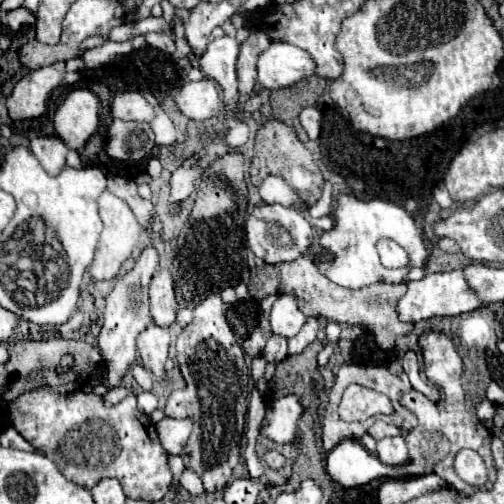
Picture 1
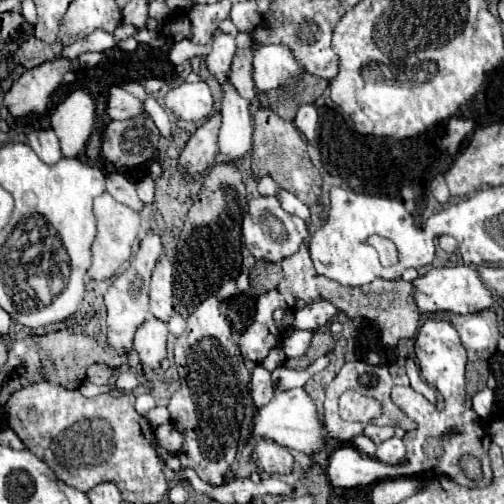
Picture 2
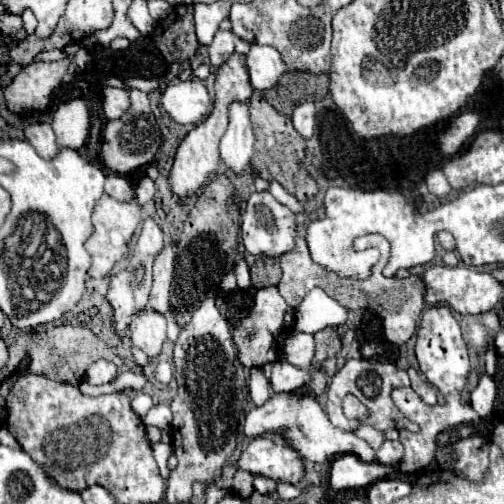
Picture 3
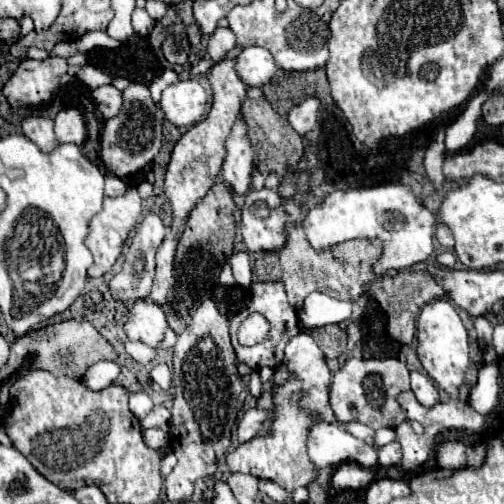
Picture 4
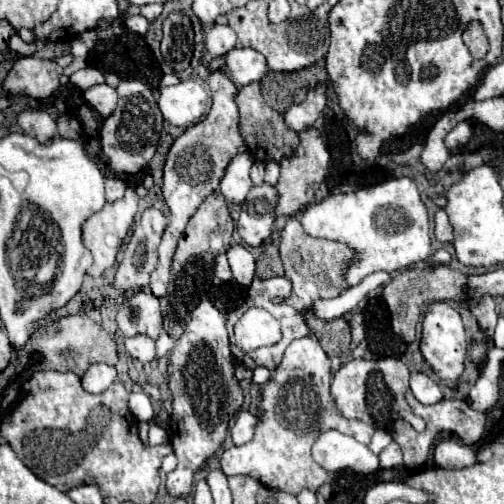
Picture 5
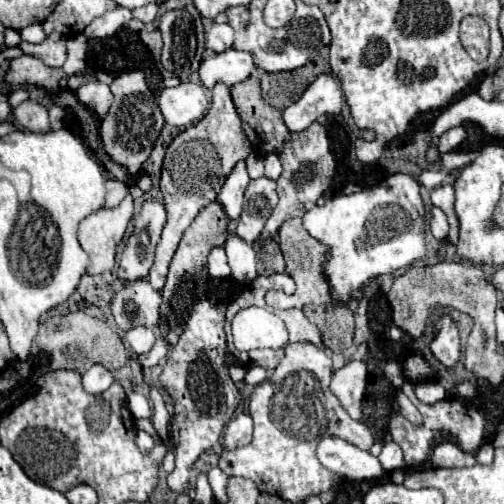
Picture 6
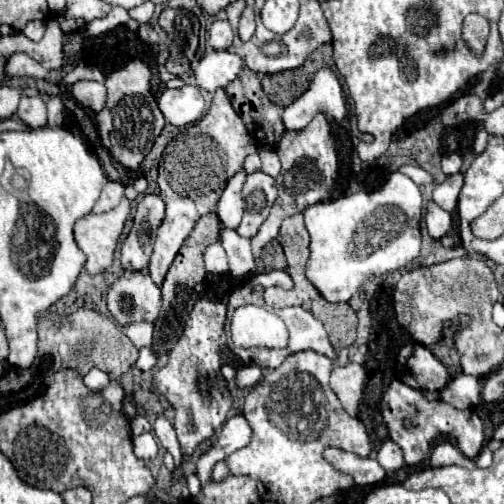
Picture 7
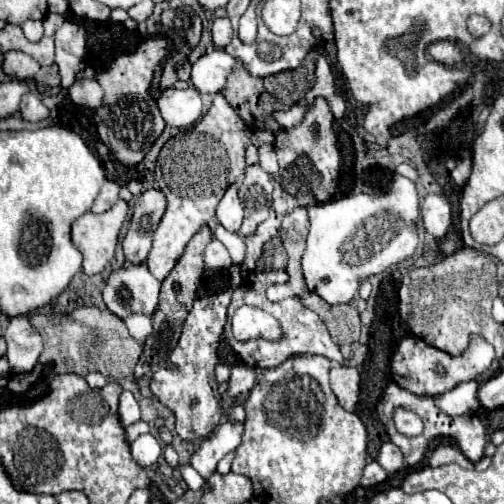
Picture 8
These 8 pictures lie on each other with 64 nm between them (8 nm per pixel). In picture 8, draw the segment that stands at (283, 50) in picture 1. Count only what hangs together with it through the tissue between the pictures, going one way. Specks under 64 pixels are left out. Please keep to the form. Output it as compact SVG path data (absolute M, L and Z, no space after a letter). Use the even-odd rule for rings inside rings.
M210 50L192 64L192 84L200 94L216 94L224 88L228 70L234 68L234 56L224 50Z

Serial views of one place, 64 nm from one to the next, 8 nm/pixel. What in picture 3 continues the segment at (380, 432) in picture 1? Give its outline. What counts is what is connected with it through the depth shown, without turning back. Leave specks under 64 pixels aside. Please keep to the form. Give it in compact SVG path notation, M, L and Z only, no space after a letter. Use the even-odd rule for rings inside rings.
M360 424L360 428L356 428L354 434L360 436L360 438L364 438L372 448L380 448L382 442L384 442L382 432L376 430L376 428L372 428L372 426L366 426L366 424Z

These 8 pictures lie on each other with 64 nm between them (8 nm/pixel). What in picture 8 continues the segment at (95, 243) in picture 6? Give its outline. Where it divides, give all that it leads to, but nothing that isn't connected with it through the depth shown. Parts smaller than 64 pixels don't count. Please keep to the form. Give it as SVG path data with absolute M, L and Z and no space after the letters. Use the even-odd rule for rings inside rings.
M118 200L102 214L86 212L72 224L72 242L82 252L82 268L88 276L102 272L114 260L120 228L126 220L128 204Z

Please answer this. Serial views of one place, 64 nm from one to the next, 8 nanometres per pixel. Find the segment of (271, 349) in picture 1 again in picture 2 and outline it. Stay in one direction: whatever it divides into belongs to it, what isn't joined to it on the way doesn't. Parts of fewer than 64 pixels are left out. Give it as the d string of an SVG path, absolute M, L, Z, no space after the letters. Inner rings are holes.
M278 346L278 348L270 350L270 354L268 354L268 358L264 360L262 366L272 372L278 365L282 364L284 360L286 360L286 356L284 356L284 352L282 352L282 346Z

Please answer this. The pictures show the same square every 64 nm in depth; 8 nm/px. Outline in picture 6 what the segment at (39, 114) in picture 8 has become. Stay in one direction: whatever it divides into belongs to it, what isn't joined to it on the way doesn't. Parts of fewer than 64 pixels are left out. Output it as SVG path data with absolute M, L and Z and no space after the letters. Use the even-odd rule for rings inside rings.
M24 100L22 104L18 104L14 108L14 116L24 128L28 128L32 132L48 132L50 130L46 108L34 100Z

